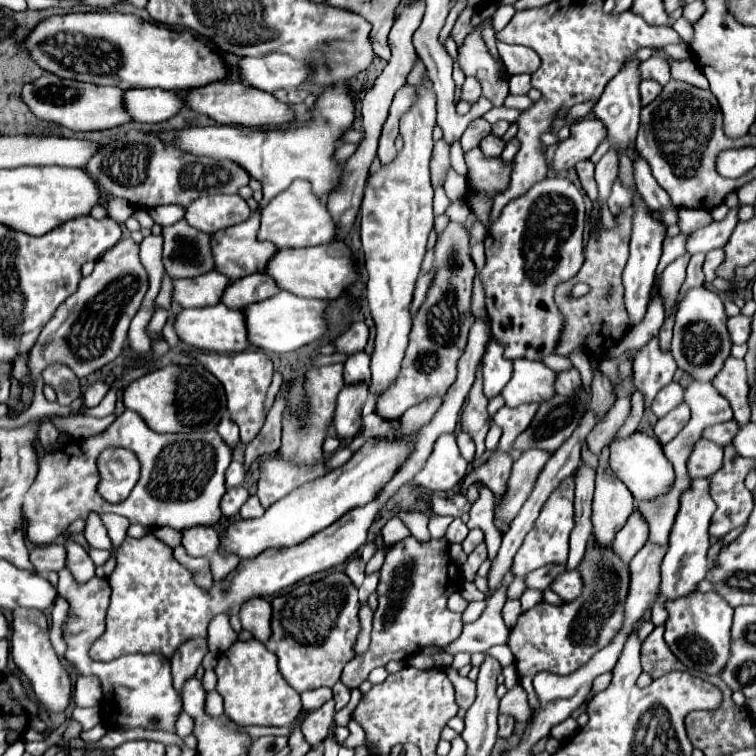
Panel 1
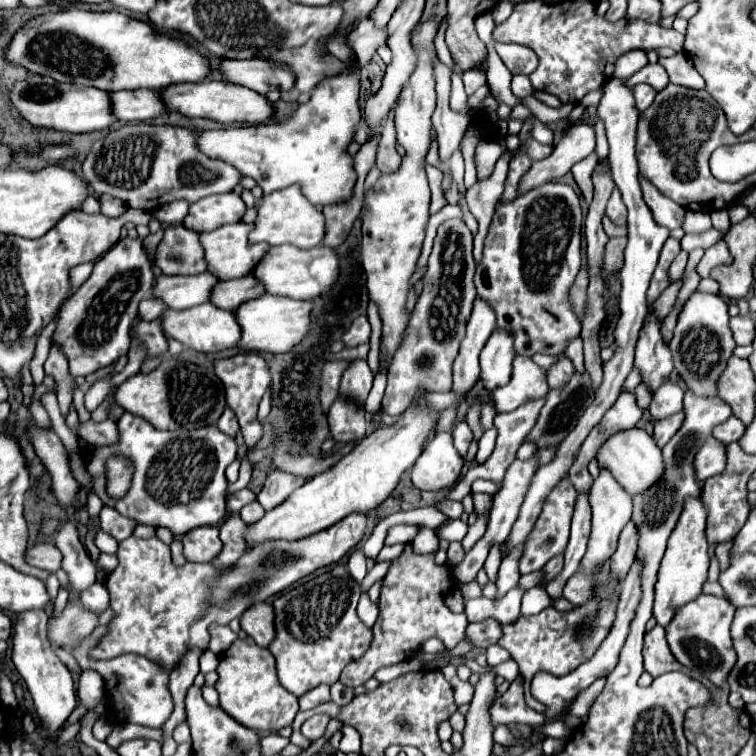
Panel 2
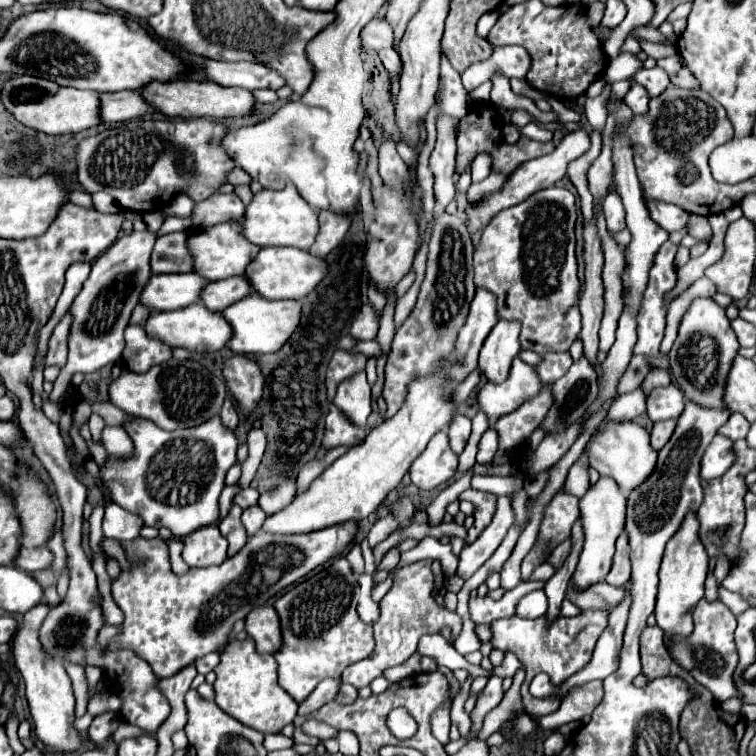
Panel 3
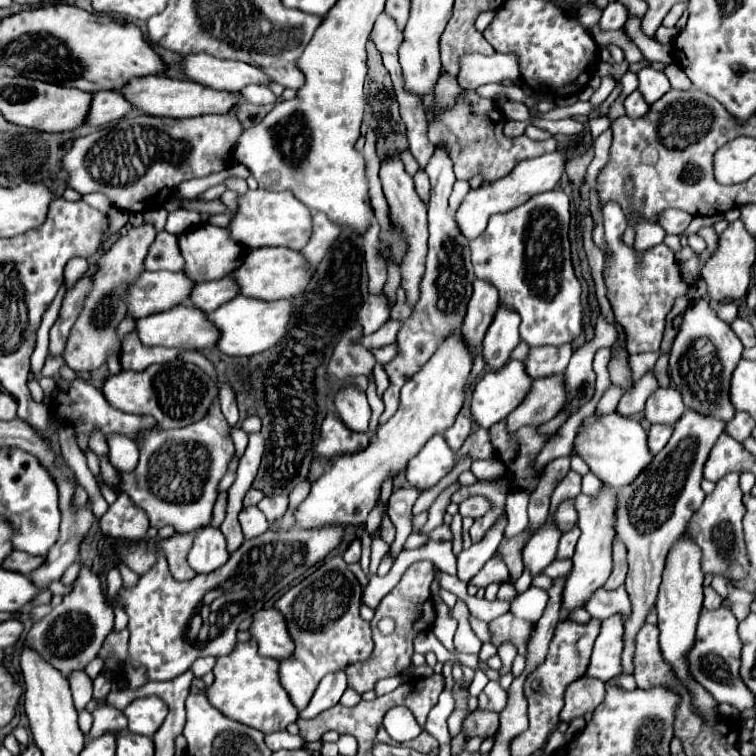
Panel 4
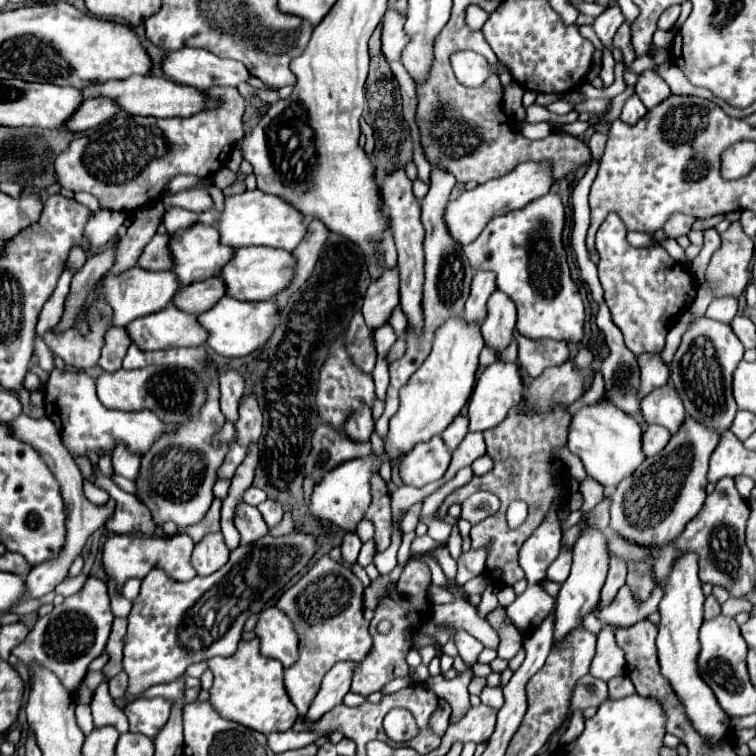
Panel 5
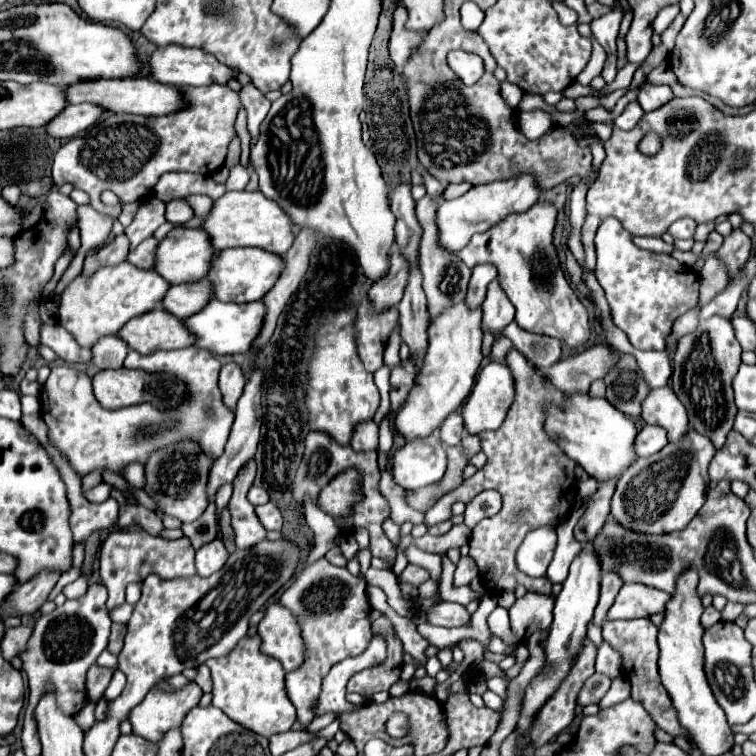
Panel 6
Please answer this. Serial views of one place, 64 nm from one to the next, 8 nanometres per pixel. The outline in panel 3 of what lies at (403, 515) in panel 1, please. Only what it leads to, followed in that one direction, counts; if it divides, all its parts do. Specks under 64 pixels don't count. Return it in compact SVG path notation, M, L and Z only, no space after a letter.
M432 536L422 538L416 548L402 552L398 564L400 566L402 564L410 564L422 560L422 558L426 558L426 560L440 560L444 576L454 576L456 574L458 558L452 554L452 546L450 544L442 544L440 540L436 540Z

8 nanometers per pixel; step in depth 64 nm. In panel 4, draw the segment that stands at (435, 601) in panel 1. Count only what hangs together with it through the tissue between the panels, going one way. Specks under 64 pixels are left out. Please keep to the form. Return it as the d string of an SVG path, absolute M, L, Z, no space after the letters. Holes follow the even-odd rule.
M416 562L404 572L404 576L398 582L398 586L384 596L384 600L380 602L384 610L380 610L380 604L378 604L376 614L374 614L374 618L370 622L372 638L374 638L374 650L372 650L372 654L370 654L370 658L366 662L350 664L346 668L348 686L354 688L358 694L374 690L378 680L390 678L390 676L400 676L410 666L410 656L414 652L414 648L412 648L414 636L418 632L422 632L422 630L432 628L432 622L436 618L436 610L434 610L434 604L432 604L432 598L430 598L430 584L432 584L432 580L434 580L434 566L432 566L432 562ZM386 616L396 622L396 628L394 628L392 634L380 634L380 630L376 626Z

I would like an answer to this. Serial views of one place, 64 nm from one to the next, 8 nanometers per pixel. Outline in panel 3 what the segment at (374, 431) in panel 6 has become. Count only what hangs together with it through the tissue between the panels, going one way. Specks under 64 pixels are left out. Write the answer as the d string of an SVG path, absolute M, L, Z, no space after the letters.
M360 372L358 376L344 380L338 386L336 398L332 402L336 408L342 410L342 414L348 420L352 420L352 424L364 428L366 420L372 412L372 408L370 408L370 386L366 382L366 372Z

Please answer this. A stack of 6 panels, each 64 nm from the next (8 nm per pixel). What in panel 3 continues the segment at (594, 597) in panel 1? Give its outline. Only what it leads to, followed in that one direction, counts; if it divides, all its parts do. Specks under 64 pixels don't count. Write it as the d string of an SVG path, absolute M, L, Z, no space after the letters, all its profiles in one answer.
M588 610L588 612L582 612L576 618L560 616L548 628L546 628L546 620L544 618L526 620L526 618L518 618L518 616L500 618L500 620L494 620L490 624L490 632L492 632L492 640L490 642L492 642L492 646L500 648L500 650L514 652L518 656L518 660L526 668L526 680L522 684L522 704L524 704L524 710L530 714L532 720L538 720L538 718L542 718L546 714L552 714L560 706L560 698L558 696L534 698L528 692L528 686L530 686L532 678L536 674L544 672L544 674L550 676L552 684L558 686L564 680L568 680L568 676L576 674L580 668L584 668L584 664L588 664L588 660L592 658L592 650L594 650L594 644L596 644L598 636L606 628L606 618L608 618L608 612L590 612Z

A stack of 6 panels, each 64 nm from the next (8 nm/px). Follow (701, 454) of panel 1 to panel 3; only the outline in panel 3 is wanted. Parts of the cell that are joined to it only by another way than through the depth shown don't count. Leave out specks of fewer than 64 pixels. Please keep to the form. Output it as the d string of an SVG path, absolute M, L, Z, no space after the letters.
M718 434L702 456L700 476L704 480L720 478L732 466L732 462L734 462L734 442L726 440L726 436Z

